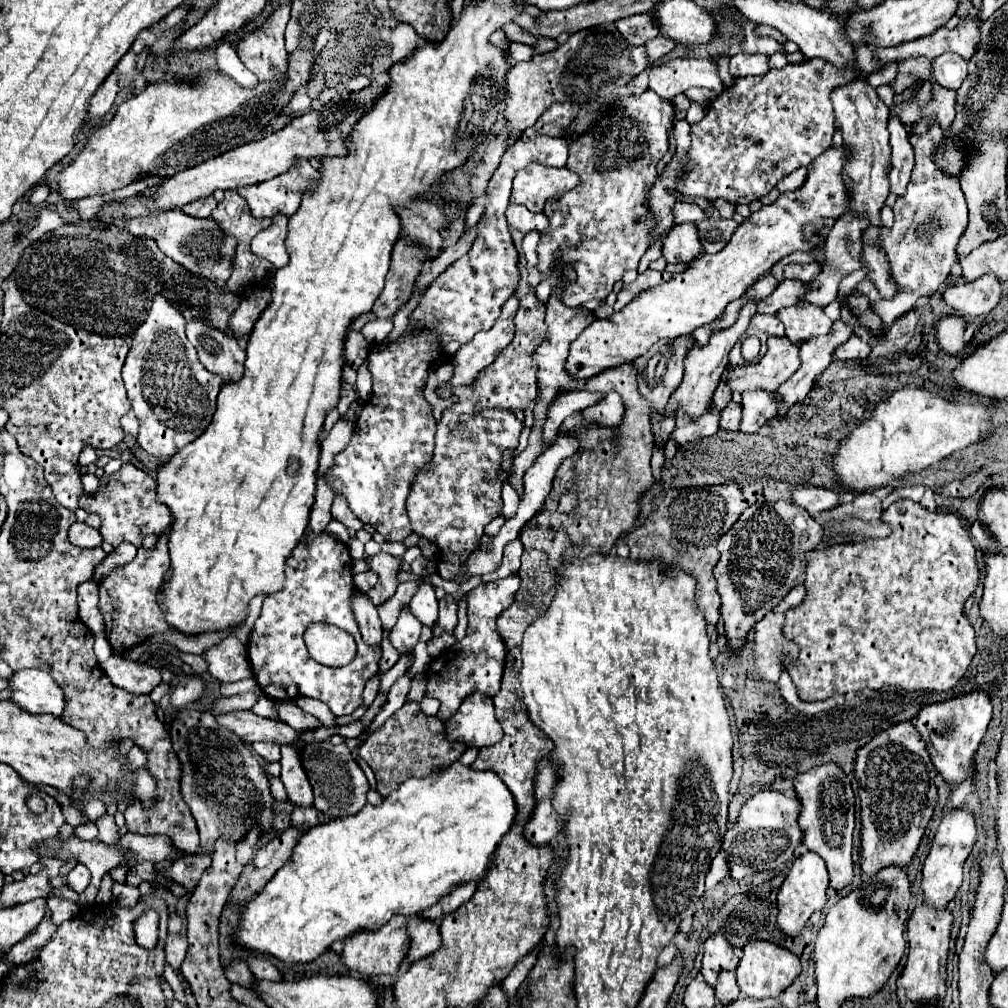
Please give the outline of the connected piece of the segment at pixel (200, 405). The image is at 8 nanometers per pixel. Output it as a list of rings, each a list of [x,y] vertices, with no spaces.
[[[158,294],[146,322],[132,336],[132,346],[122,368],[128,400],[140,422],[138,444],[160,460],[170,458],[206,430],[216,412],[216,396],[222,386],[218,376],[202,368],[196,350],[184,334],[184,326],[186,320],[178,312],[178,306]]]

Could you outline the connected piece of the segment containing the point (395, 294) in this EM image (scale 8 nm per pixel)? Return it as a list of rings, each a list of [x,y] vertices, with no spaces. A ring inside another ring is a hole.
[[[400,234],[400,238],[392,248],[386,286],[372,306],[376,318],[390,320],[396,314],[396,310],[410,298],[410,286],[414,286],[420,266],[426,260],[436,258],[430,254],[432,252],[426,244],[418,244],[418,240],[410,240],[406,234]]]

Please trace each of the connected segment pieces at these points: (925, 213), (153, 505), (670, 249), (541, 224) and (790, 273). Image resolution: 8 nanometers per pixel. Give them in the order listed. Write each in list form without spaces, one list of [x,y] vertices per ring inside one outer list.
[[[930,126],[930,130],[924,134],[912,134],[910,144],[916,152],[916,166],[906,196],[898,198],[894,204],[894,226],[880,230],[870,226],[864,232],[864,242],[882,242],[882,248],[886,250],[886,256],[890,260],[892,280],[898,284],[898,294],[894,296],[894,300],[882,300],[874,284],[870,284],[870,280],[866,278],[856,286],[858,292],[866,294],[872,300],[872,308],[882,318],[884,326],[890,326],[896,318],[910,312],[918,298],[938,292],[938,288],[948,278],[950,268],[958,260],[954,256],[954,248],[968,224],[968,208],[960,190],[960,182],[946,176],[932,162],[934,150],[944,144],[944,130],[940,126]]]
[[[132,463],[122,464],[118,474],[114,476],[102,476],[98,492],[80,496],[78,504],[88,514],[98,514],[102,518],[98,532],[104,538],[104,542],[112,546],[130,542],[136,548],[140,548],[142,538],[146,534],[164,532],[170,526],[170,510],[164,504],[158,504],[154,496],[154,478]]]
[[[694,224],[674,226],[662,246],[664,260],[672,264],[688,264],[696,260],[700,252],[702,252],[702,246],[698,244],[698,232]]]
[[[510,204],[506,210],[506,220],[508,220],[508,228],[512,234],[512,242],[516,248],[520,248],[522,238],[536,230],[536,232],[544,232],[548,226],[548,218],[544,214],[534,214],[518,204]]]
[[[812,262],[812,264],[788,264],[786,266],[786,278],[798,280],[798,282],[810,282],[820,274],[820,264]]]

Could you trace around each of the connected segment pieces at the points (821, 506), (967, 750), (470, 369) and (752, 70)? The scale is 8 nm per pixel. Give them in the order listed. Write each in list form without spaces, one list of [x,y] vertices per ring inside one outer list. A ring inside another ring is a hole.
[[[802,486],[794,490],[792,500],[802,506],[810,516],[816,516],[824,510],[836,508],[840,504],[840,494],[824,488],[812,488],[812,486]]]
[[[972,692],[964,694],[952,700],[946,700],[942,704],[930,704],[924,706],[918,712],[916,718],[916,728],[926,742],[926,750],[930,754],[932,764],[936,766],[938,774],[948,782],[948,784],[960,784],[966,780],[972,756],[980,746],[982,736],[986,734],[986,728],[992,718],[992,704],[986,692]]]
[[[516,296],[506,300],[496,324],[486,332],[478,332],[478,336],[474,336],[474,340],[462,344],[454,352],[454,356],[450,360],[450,364],[454,366],[454,374],[446,382],[446,386],[450,386],[450,388],[466,386],[466,384],[472,386],[478,372],[482,368],[486,368],[488,364],[492,364],[494,358],[510,344],[510,340],[514,336],[512,320],[514,320],[514,312],[518,310],[518,304],[520,302]]]
[[[736,54],[730,60],[730,74],[734,78],[764,76],[768,70],[768,56],[764,54]]]

